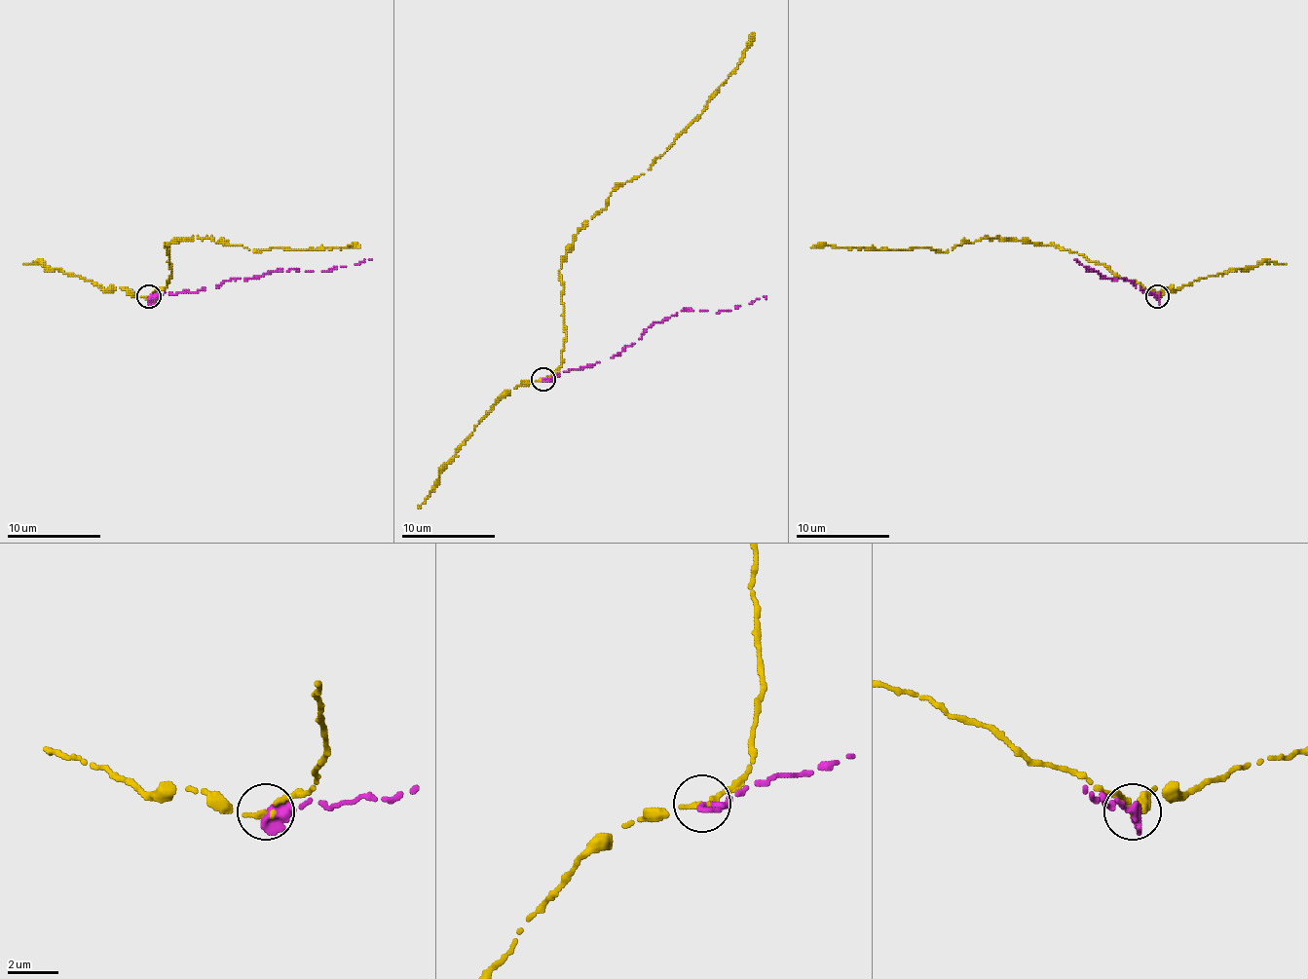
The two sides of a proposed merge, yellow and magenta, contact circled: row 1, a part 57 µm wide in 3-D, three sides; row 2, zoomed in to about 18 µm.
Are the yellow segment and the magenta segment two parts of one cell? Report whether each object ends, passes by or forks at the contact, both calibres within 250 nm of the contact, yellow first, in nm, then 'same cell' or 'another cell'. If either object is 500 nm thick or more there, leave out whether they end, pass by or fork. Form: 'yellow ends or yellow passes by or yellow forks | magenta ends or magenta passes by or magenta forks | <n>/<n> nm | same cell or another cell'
160/550 nm | another cell

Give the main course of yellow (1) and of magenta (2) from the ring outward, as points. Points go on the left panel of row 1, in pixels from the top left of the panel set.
1: (148, 297), (171, 276), (165, 245), (193, 236), (256, 252), (359, 247)
2: (150, 297), (218, 287), (233, 278), (253, 278), (273, 271), (324, 271), (371, 259)

